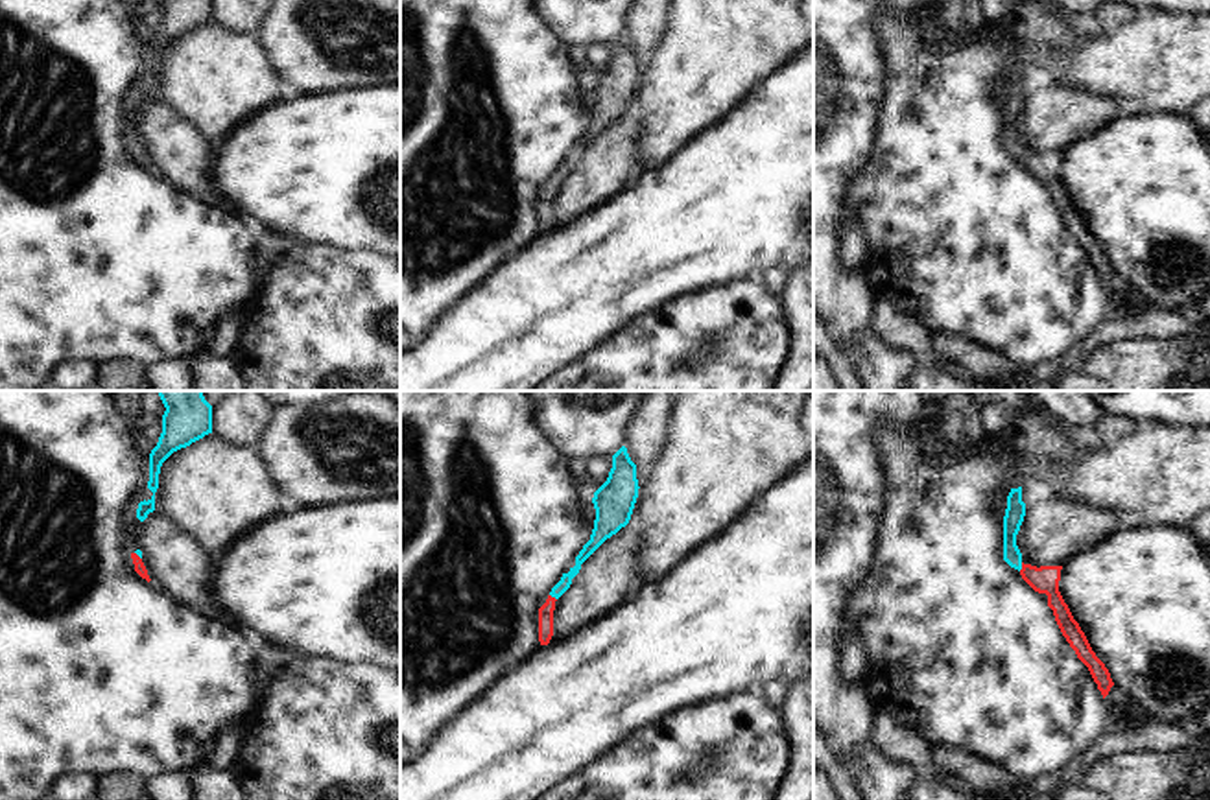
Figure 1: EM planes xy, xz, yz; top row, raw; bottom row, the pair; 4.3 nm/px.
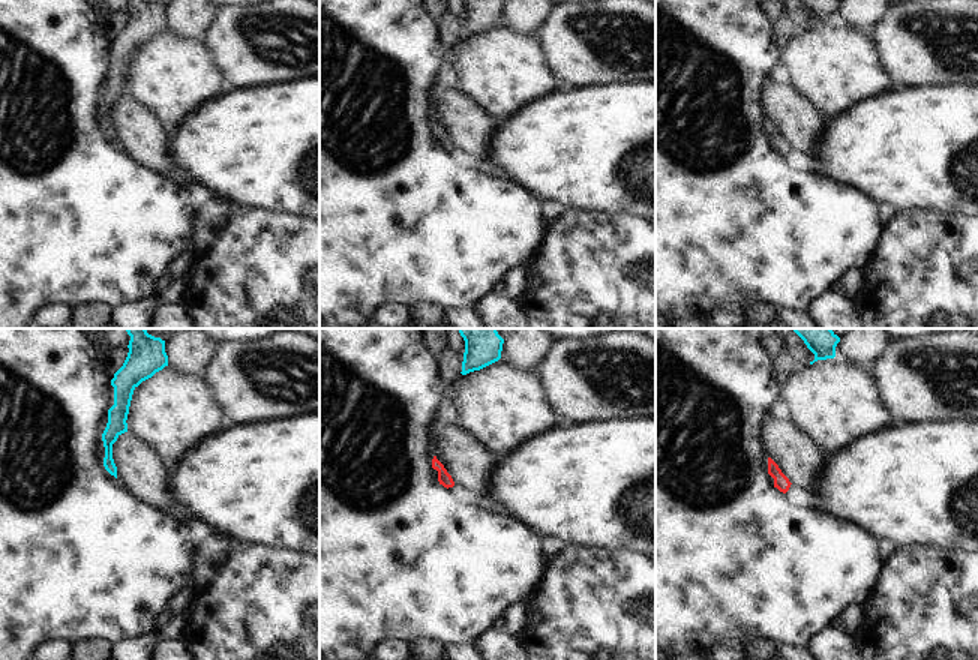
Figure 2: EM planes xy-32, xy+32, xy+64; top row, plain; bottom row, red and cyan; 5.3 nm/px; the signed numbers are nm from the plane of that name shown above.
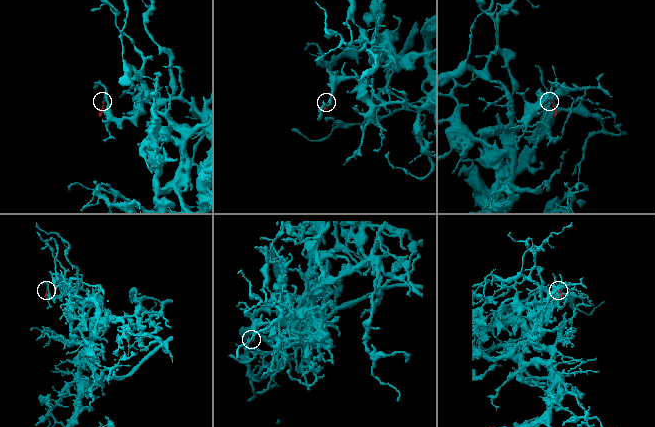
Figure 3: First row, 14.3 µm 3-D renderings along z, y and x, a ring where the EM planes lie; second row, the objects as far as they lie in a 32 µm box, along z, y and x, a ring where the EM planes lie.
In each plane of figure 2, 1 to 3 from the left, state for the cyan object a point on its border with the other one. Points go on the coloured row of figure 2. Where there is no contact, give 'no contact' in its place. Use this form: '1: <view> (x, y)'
1: no contact
2: no contact
3: no contact

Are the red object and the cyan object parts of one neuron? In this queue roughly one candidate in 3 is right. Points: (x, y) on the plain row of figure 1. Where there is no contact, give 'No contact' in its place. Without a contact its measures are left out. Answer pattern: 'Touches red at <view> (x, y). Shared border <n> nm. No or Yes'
Touches red at yz (1022, 153). Shared border 40 nm. Yes

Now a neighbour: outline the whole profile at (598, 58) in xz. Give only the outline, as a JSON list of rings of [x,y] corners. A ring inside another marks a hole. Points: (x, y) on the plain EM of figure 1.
[[[612,44],[587,48],[585,65],[588,74],[598,77],[607,68],[611,55],[612,55]]]

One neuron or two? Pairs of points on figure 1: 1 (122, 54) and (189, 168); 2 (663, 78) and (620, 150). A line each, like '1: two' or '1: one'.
1: two
2: two

